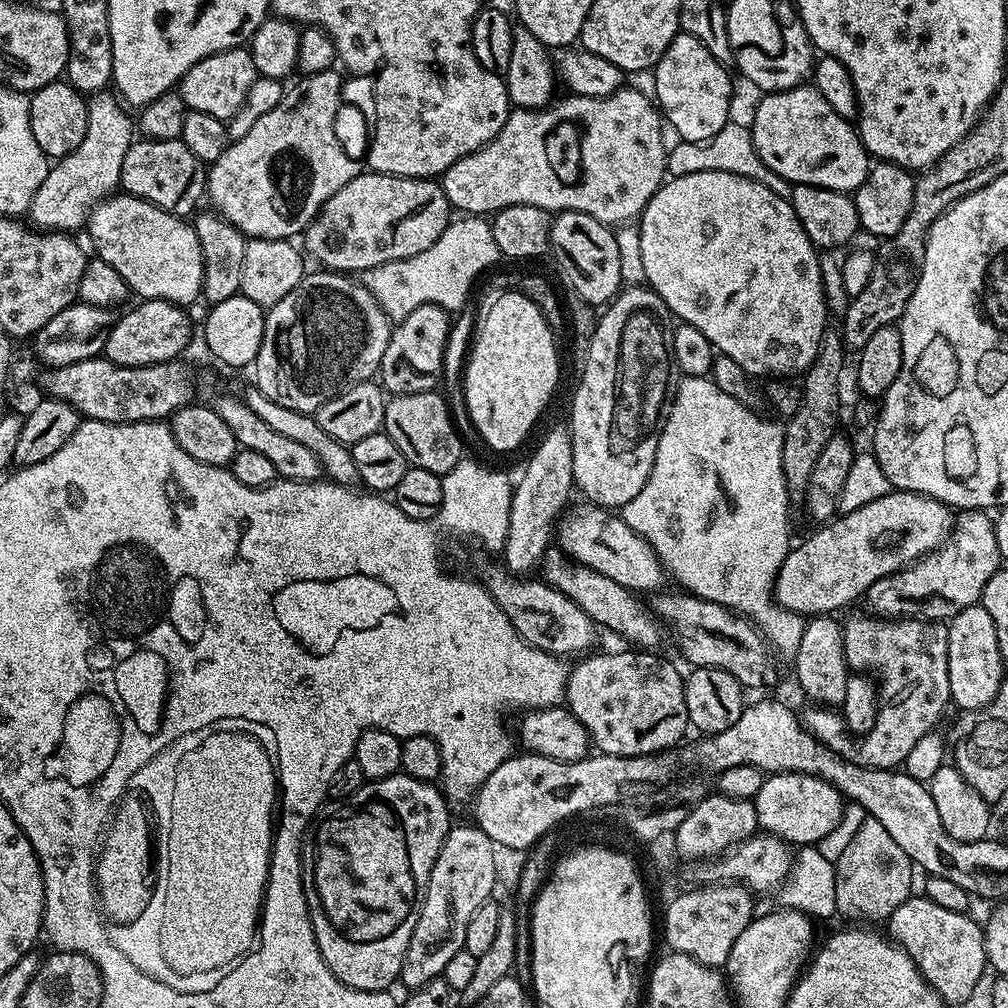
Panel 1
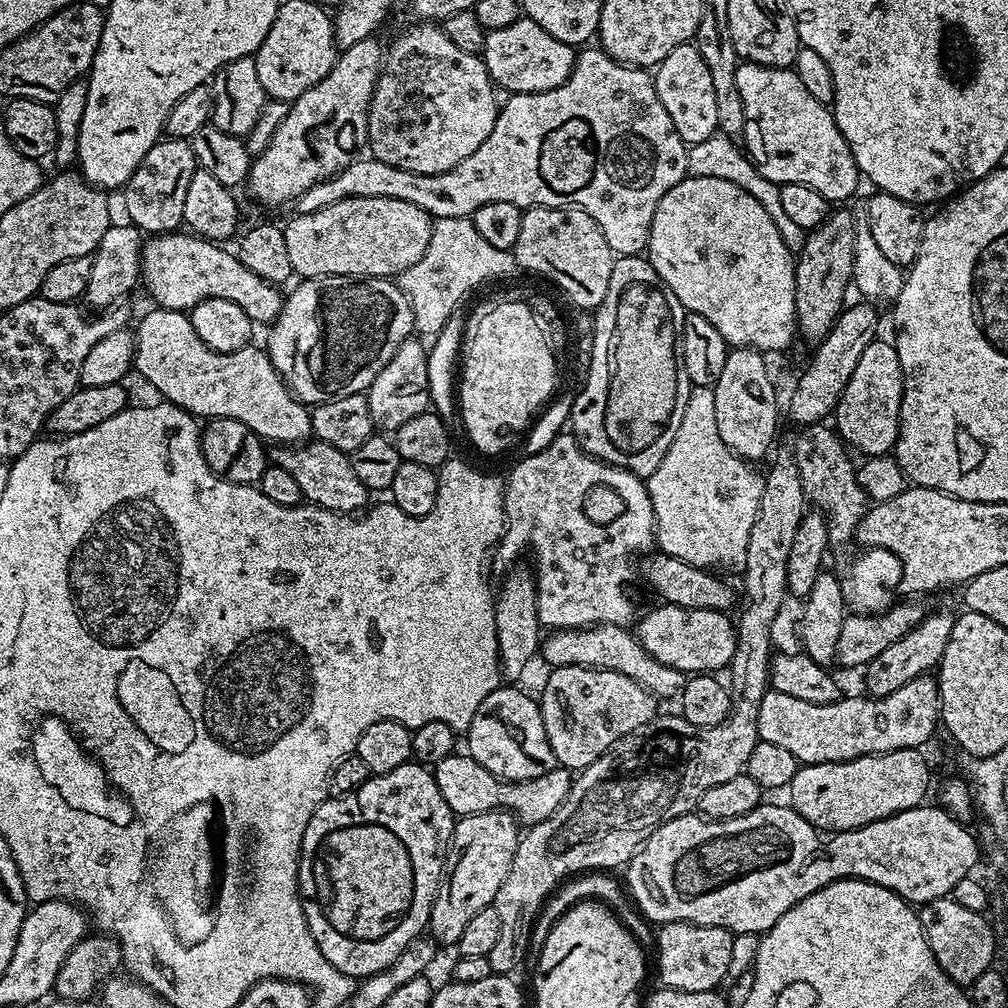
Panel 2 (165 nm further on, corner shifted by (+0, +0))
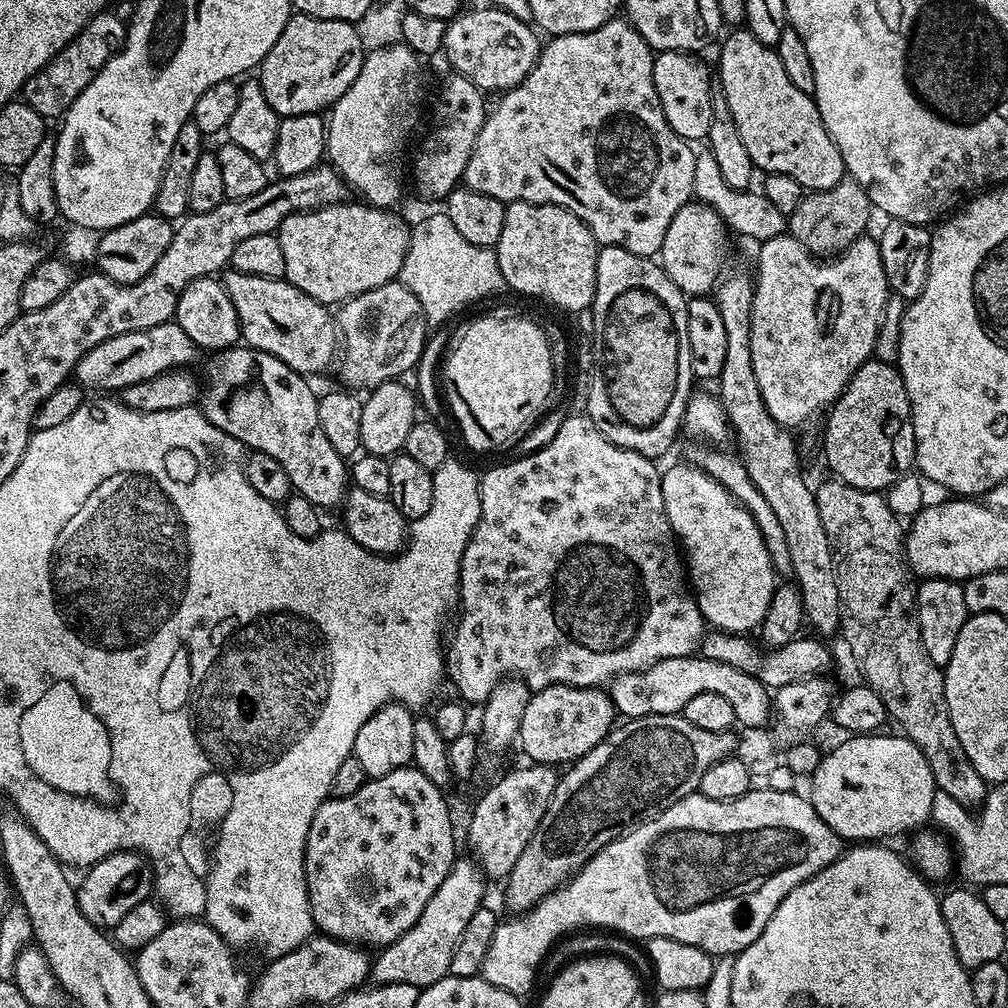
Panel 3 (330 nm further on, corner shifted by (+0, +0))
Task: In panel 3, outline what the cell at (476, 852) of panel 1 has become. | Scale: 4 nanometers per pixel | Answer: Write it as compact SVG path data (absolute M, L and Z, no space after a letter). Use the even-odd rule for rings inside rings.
M529 763L527 767L506 773L481 794L480 801L472 808L472 817L468 820L468 844L485 877L507 877L522 850L526 850L526 842L530 842L534 830L538 830L538 822L542 822L542 814L546 814L546 806L556 789L558 772L553 765Z

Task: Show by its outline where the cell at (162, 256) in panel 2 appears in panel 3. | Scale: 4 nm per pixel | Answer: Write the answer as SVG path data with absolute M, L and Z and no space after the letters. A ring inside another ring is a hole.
M228 270L223 273L222 283L228 289L230 302L234 302L234 310L238 314L240 323L240 334L247 347L270 353L274 358L286 362L290 370L299 372L308 378L312 378L315 372L326 371L331 364L333 367L338 356L338 328L334 323L333 313L331 316L328 313L331 311L325 305L302 294L302 290L298 290L283 278L271 280L270 278L258 278L254 274L242 274L235 270Z

